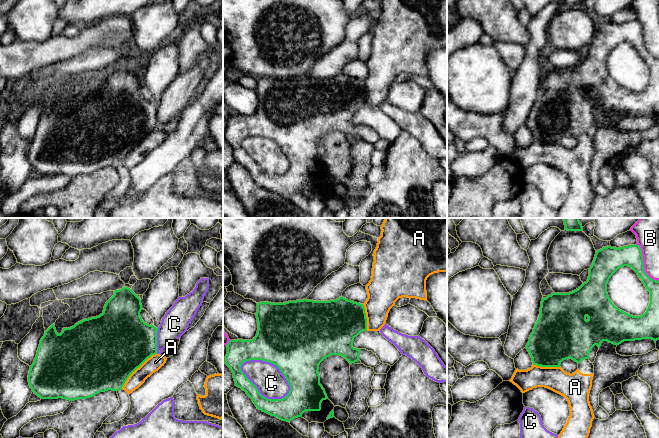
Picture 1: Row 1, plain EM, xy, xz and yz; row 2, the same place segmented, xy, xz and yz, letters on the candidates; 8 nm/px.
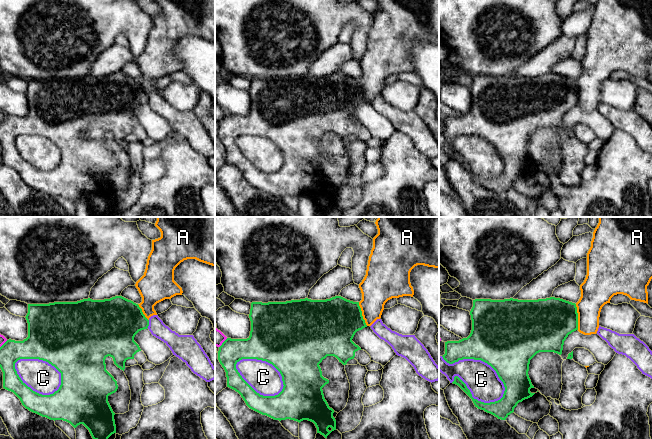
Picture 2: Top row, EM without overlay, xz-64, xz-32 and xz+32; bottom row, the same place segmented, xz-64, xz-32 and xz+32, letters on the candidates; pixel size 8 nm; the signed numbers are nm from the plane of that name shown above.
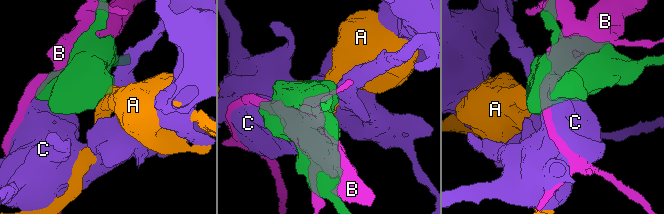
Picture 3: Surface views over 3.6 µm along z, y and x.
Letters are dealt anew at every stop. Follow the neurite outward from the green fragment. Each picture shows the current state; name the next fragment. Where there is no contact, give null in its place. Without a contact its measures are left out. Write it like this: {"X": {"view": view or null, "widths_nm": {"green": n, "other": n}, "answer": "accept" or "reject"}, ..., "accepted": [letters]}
{"A": {"view": "xy", "widths_nm": {"green": 500, "other": 120}, "answer": "accept"}, "B": {"view": "yz", "widths_nm": {"green": 180, "other": 180}, "answer": "reject"}, "C": {"view": "xz", "widths_nm": {"green": 190, "other": 240}, "answer": "reject"}, "accepted": ["A"]}

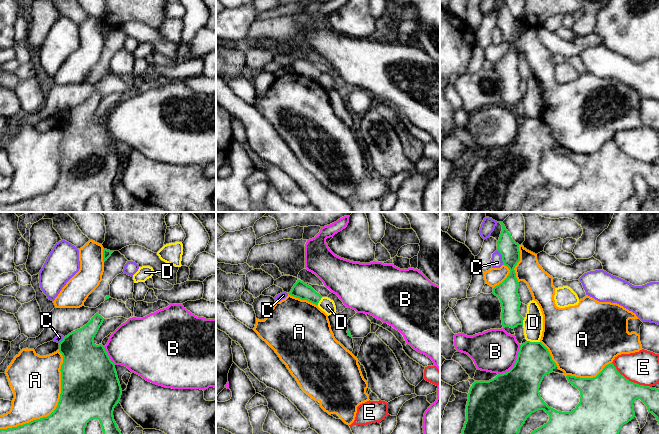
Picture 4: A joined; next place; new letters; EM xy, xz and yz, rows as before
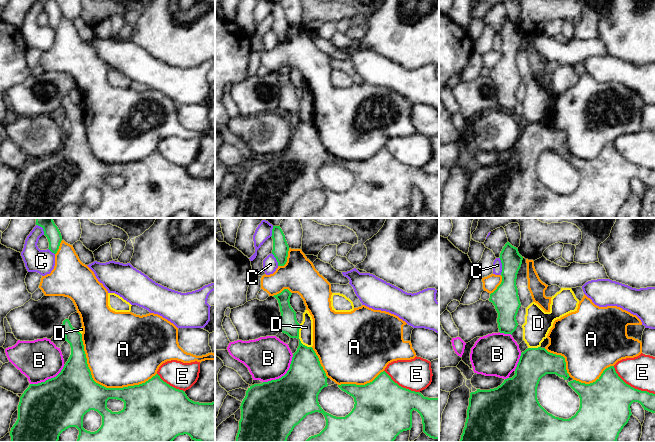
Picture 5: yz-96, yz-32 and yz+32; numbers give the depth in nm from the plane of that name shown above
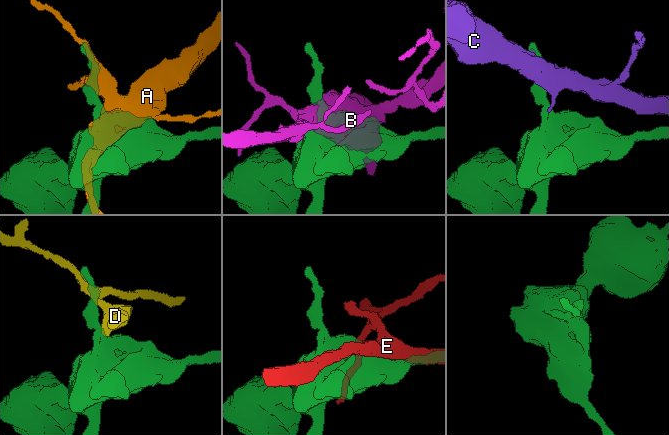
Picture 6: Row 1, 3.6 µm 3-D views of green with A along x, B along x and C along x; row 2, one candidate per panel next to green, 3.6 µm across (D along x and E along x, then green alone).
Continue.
{"A": {"view": "xy", "widths_nm": {"green": 400, "other": 400}, "answer": "reject"}, "B": {"view": "yz", "widths_nm": {"green": 380, "other": 340}, "answer": "reject"}, "C": {"view": "yz", "widths_nm": {"green": 160, "other": 90}, "answer": "reject"}, "D": {"view": "yz", "widths_nm": {"green": 280, "other": 160}, "answer": "reject"}, "E": {"view": "yz", "widths_nm": {"green": 420, "other": 260}, "answer": "reject"}, "accepted": []}

